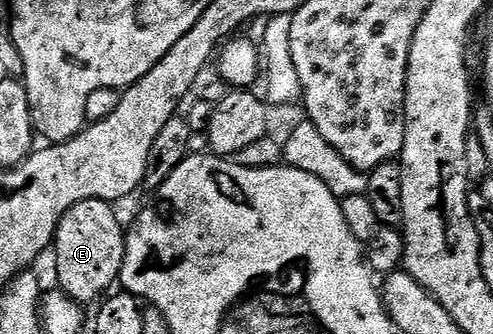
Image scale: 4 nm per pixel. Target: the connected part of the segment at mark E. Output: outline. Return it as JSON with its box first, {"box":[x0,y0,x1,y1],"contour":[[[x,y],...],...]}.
{"box":[56,199,126,305],"contour":[[[106,199],[82,201],[61,217],[56,230],[56,279],[60,282],[57,284],[59,290],[81,305],[88,305],[91,299],[99,300],[105,293],[111,292],[120,277],[124,264],[126,227],[120,224],[112,207],[115,206]]]}

